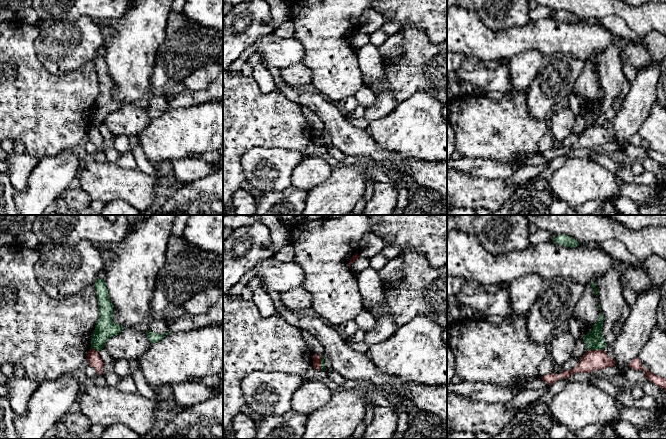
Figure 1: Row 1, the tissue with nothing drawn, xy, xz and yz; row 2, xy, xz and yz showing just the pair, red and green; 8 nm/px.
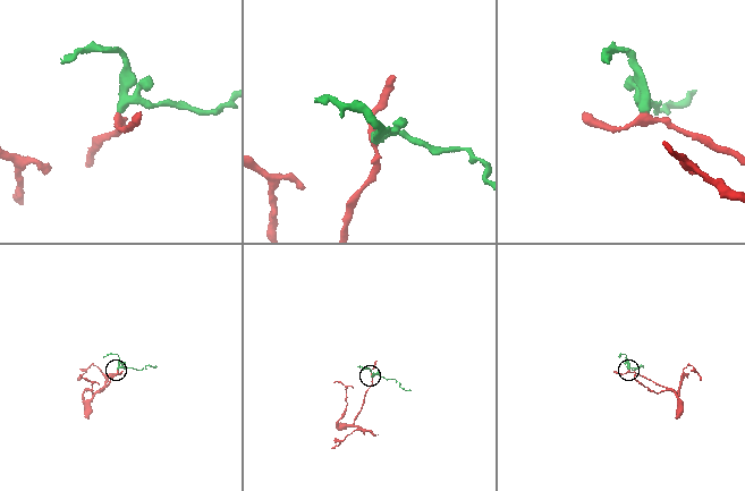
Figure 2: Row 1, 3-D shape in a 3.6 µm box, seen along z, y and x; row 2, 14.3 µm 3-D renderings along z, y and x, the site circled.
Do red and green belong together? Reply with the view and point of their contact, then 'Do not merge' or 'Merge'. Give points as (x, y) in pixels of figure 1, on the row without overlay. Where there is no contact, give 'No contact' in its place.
Touches red at xz (319, 139). Do not merge

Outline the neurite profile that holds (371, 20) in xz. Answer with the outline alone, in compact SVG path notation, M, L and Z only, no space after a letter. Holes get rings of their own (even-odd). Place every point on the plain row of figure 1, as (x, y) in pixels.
M367 9L359 20L357 30L359 33L370 35L377 29L380 29L386 22L387 19L383 15L374 9Z

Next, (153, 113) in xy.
M146 105L147 114L148 114L148 116L149 116L151 119L155 119L155 118L157 118L157 117L160 117L161 115L164 114L165 111L167 111L167 110L169 110L169 109L171 109L171 108L168 107L166 110L159 110L159 109L151 108L151 107L149 107L149 106Z

